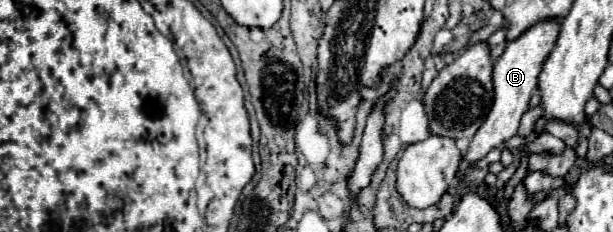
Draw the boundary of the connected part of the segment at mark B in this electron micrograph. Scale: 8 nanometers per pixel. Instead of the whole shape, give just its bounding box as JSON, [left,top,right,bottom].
[465,18,559,164]

